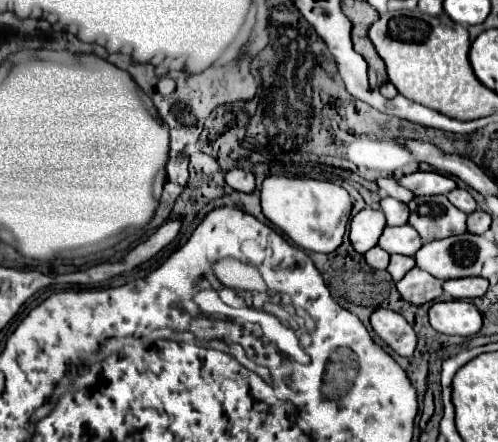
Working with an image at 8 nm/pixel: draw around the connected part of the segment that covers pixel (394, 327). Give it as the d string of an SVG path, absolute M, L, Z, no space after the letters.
M376 309L370 315L370 325L374 333L392 347L402 357L412 357L416 349L416 333L412 325L398 313L390 309Z

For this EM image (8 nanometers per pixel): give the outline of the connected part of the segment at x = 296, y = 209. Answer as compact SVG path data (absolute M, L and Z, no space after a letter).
M266 177L260 191L262 213L298 247L318 253L332 253L340 243L350 221L352 201L340 185L308 177Z

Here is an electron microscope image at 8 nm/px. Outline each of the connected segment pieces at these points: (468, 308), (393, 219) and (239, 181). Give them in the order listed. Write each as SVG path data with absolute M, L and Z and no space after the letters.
M442 301L430 307L430 325L444 335L474 335L482 327L482 315L470 301Z
M384 197L380 201L380 207L382 207L384 215L386 215L386 225L404 225L408 221L410 211L408 211L406 203L400 203L400 201L392 199L392 197Z
M230 169L226 173L226 183L236 189L236 191L242 191L242 193L252 193L256 183L254 183L254 175L252 173L246 173L242 169Z

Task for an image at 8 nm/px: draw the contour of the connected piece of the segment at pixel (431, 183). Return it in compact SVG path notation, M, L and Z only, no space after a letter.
M428 171L428 173L412 173L398 181L402 187L410 189L414 195L438 195L448 193L456 187L456 183L442 173Z

